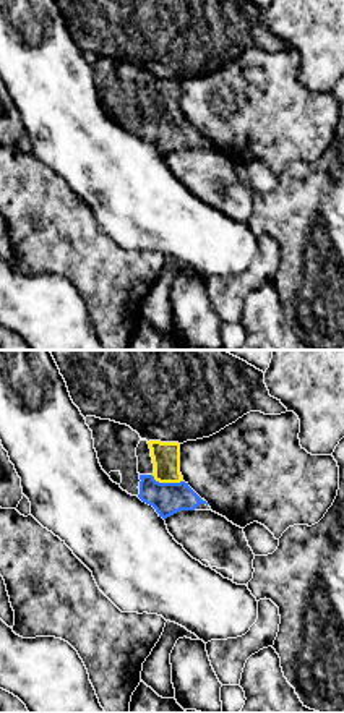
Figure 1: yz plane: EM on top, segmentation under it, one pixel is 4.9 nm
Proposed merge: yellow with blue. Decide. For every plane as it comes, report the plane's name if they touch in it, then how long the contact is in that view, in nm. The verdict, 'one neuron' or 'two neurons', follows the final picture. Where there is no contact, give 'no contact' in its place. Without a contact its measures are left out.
meets yellow in yz; contact 160 nm long

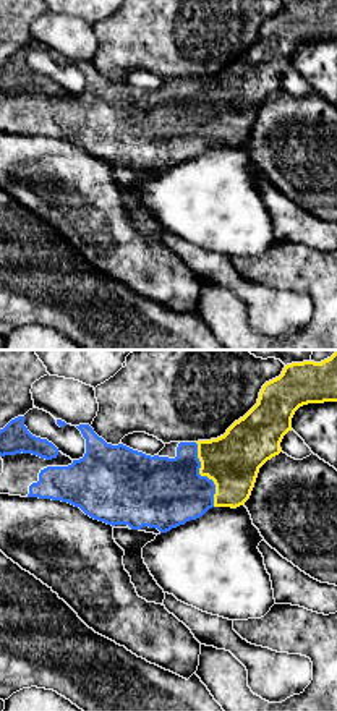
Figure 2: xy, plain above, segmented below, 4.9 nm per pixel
meets yellow in xy; contact 340 nm long

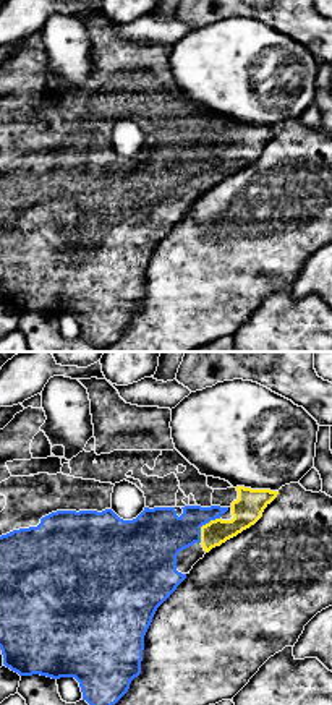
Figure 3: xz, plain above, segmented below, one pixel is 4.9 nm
meets yellow in xz; contact 160 nm long

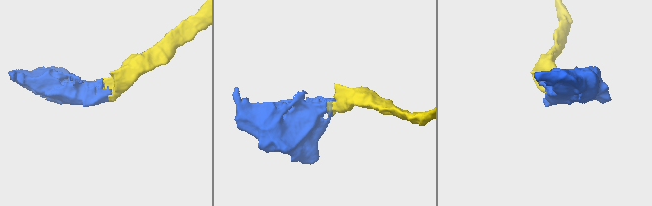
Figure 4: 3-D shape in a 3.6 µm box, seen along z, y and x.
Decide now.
one neuron

